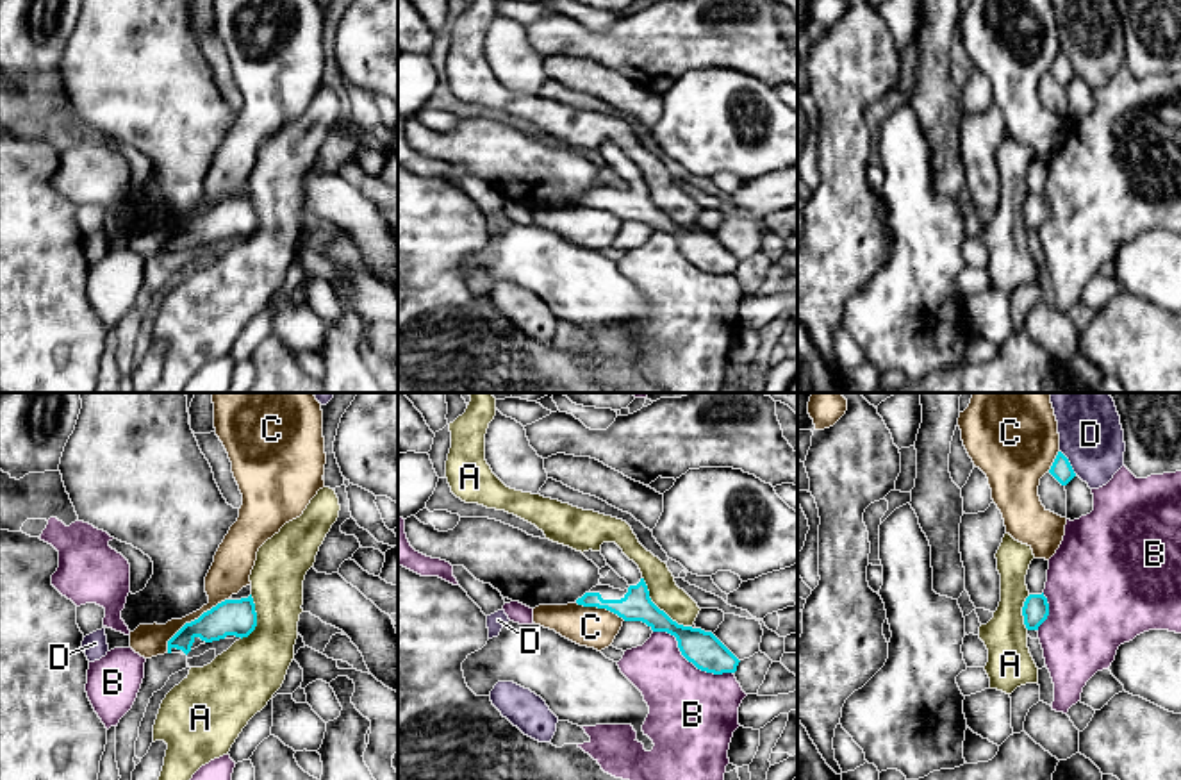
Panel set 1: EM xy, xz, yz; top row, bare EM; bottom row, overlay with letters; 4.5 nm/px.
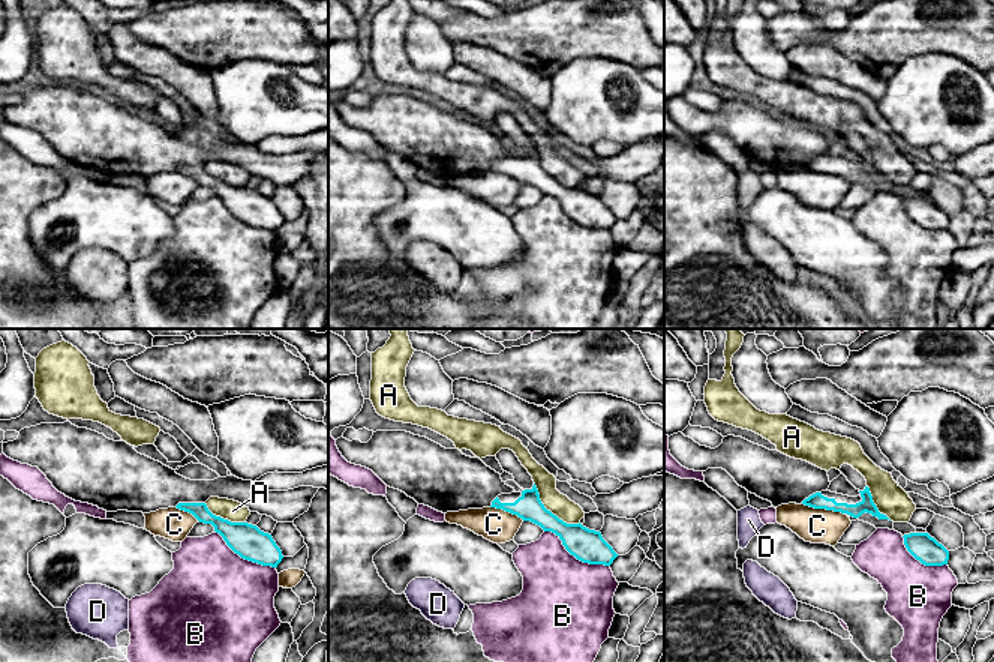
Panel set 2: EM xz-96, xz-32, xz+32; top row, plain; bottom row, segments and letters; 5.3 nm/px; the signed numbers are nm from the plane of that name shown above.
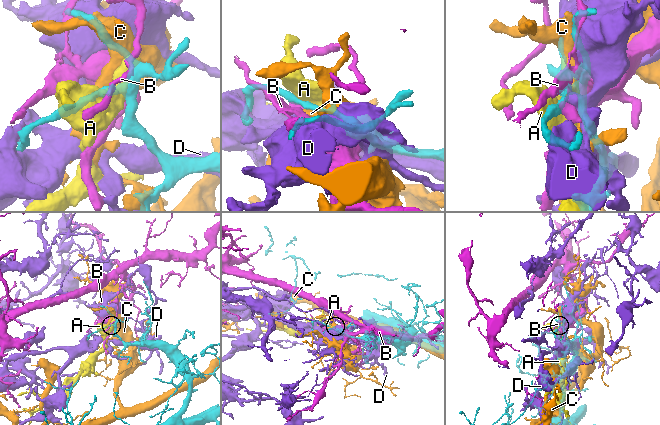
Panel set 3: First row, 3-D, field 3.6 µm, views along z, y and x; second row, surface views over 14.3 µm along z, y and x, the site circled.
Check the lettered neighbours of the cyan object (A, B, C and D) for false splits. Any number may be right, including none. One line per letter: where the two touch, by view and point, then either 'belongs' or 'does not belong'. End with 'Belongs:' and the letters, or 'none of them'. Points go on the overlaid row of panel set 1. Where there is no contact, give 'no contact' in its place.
A: xz (659, 609) | does not belong
B: xz (689, 661) | does not belong
C: xy (195, 620) | does not belong
D: yz (1069, 463) | does not belong
Belongs: none of them

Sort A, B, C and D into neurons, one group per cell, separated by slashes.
A / B / C / D

